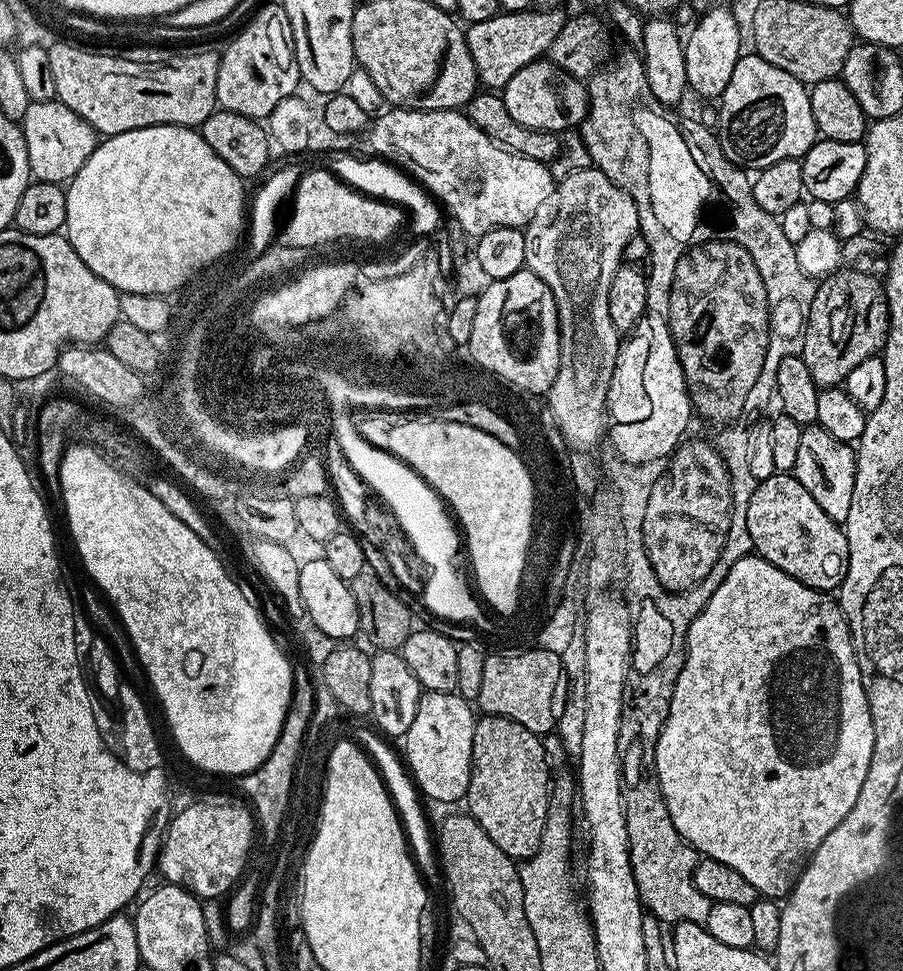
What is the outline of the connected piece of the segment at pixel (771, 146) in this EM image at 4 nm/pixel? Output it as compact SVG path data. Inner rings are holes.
M755 54L741 55L734 66L734 74L730 74L730 82L726 82L726 90L718 97L718 139L722 154L731 164L742 169L761 170L772 163L783 159L797 159L812 149L818 139L814 110L810 110L809 89L798 78L786 74L786 70L778 70L778 66L770 66L762 57Z

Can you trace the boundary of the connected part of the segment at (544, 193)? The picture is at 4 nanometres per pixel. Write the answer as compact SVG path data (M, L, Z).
M392 106L381 111L371 121L367 136L368 148L372 151L369 153L399 166L408 176L419 181L443 205L446 212L448 207L449 214L460 223L459 231L472 238L482 237L495 228L523 229L528 226L524 224L531 222L532 215L554 196L554 181L549 165L534 162L534 158L520 156L503 148L501 144L495 144L460 110L447 108L424 112L420 108Z

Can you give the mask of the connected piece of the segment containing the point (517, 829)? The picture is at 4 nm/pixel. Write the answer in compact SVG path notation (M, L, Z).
M481 715L474 726L472 773L466 797L467 815L472 816L486 834L511 860L529 860L542 842L548 817L550 776L548 756L539 735L510 718Z

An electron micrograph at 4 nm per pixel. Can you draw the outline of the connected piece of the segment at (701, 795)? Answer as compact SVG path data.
M749 554L730 566L730 574L722 578L722 586L714 590L698 618L694 618L688 627L688 639L683 645L682 654L683 650L684 660L670 698L668 717L656 743L656 780L660 784L670 822L674 822L674 833L692 845L701 857L723 862L725 866L738 870L738 874L747 878L761 897L787 897L814 850L818 850L830 830L834 830L838 822L854 810L854 802L858 802L862 794L862 782L866 782L870 758L876 749L872 707L868 705L868 692L860 677L857 652L852 649L848 620L840 611L839 603L829 593L814 590L798 582L798 578L790 578L790 574L778 570L778 566L770 566L770 562L762 557Z

